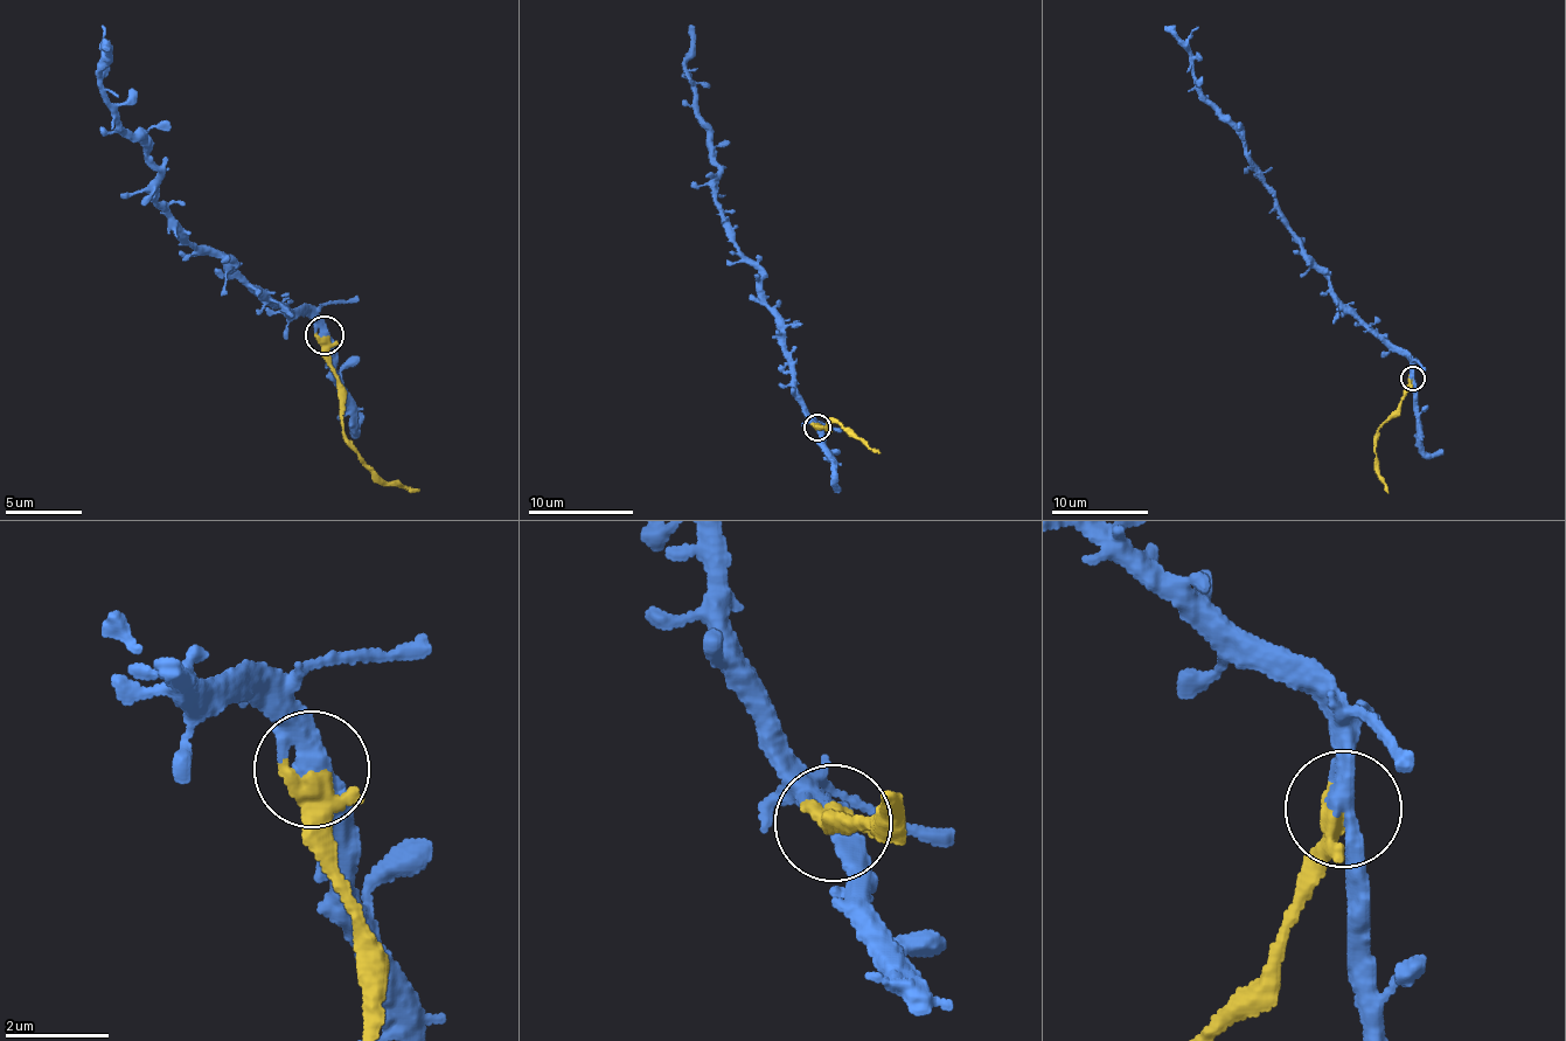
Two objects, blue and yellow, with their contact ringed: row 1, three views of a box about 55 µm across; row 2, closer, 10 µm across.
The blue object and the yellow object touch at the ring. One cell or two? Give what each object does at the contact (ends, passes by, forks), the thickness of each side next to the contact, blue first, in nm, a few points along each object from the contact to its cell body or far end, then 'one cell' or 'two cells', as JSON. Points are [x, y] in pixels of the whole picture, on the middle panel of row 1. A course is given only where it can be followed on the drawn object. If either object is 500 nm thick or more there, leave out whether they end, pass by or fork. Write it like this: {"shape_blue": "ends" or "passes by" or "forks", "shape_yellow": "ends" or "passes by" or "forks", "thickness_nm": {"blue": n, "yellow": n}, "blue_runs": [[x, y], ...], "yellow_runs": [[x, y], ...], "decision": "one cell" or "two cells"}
{"shape_blue": "passes by", "shape_yellow": "passes by", "thickness_nm": {"blue": 420, "yellow": 320}, "blue_runs": [[818, 428], [802, 408], [761, 276], [733, 241], [717, 198], [711, 130], [686, 68], [689, 26]], "yellow_runs": [[818, 428], [825, 429], [828, 418], [854, 431], [879, 453]], "decision": "two cells"}

